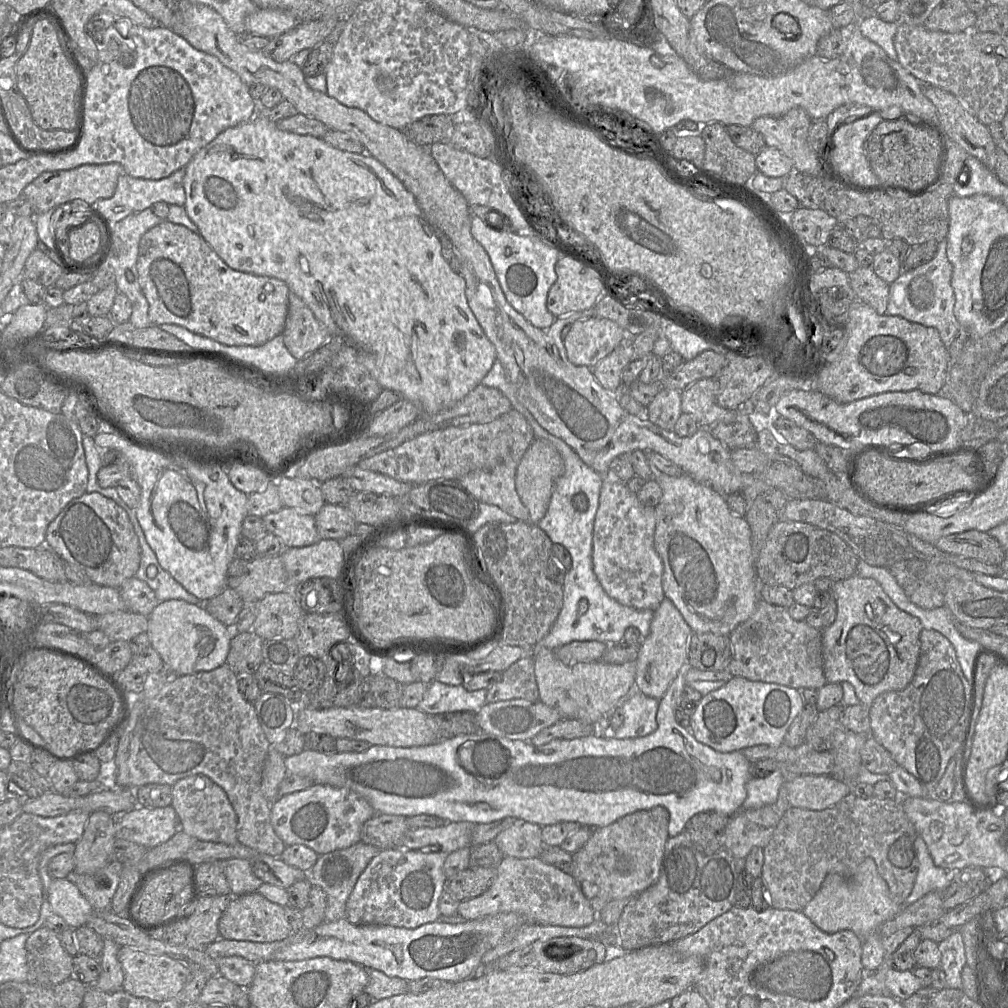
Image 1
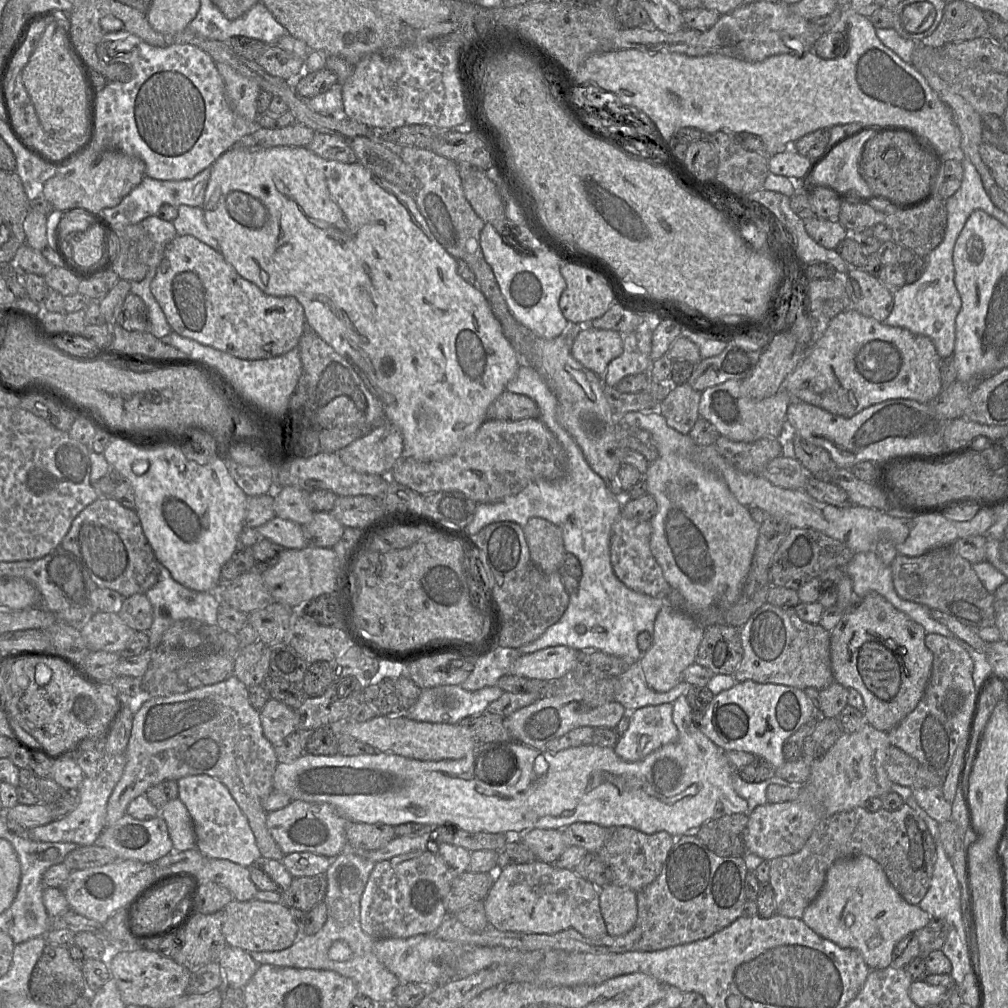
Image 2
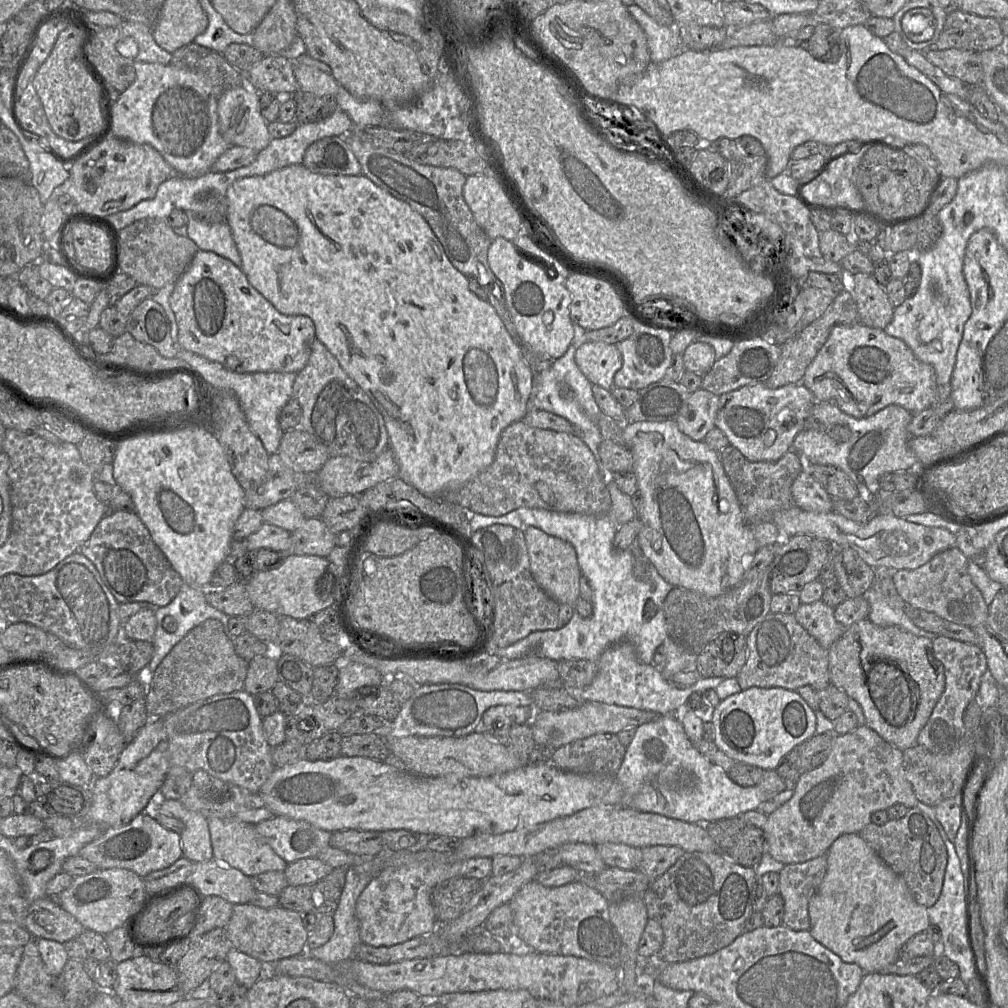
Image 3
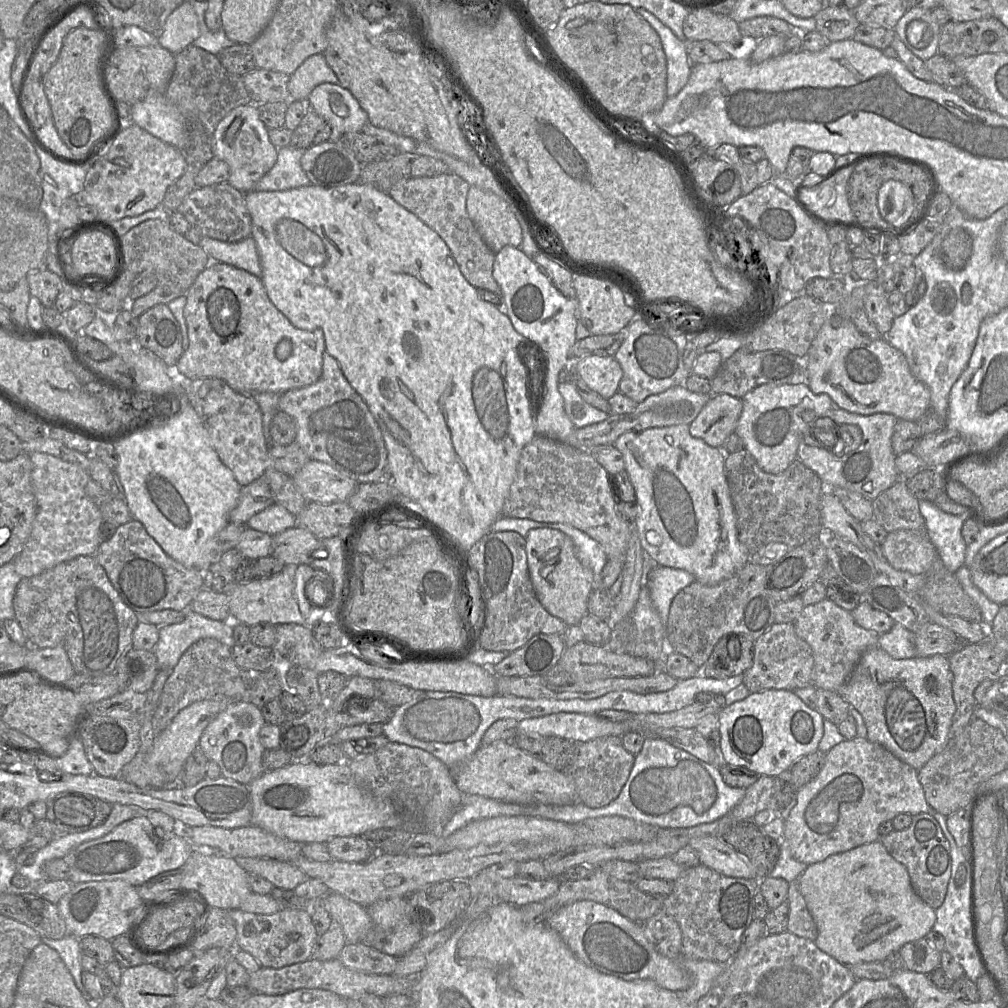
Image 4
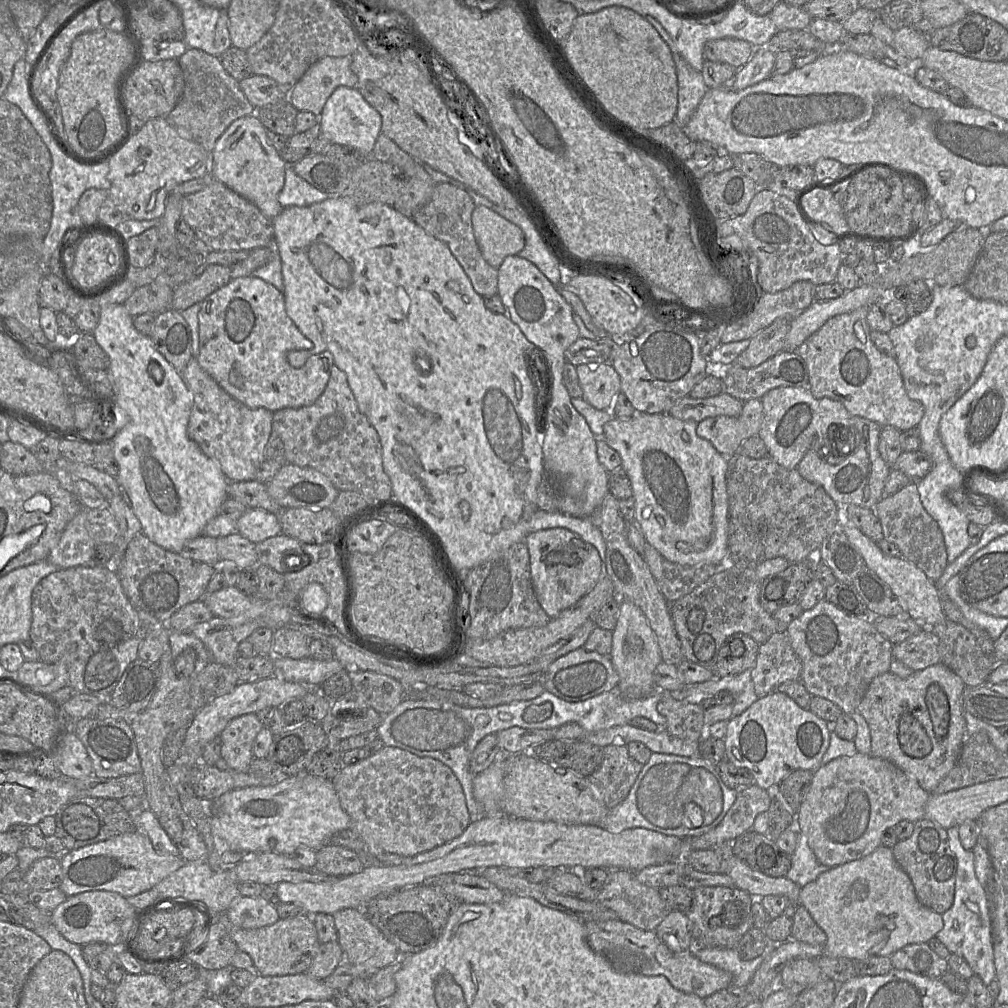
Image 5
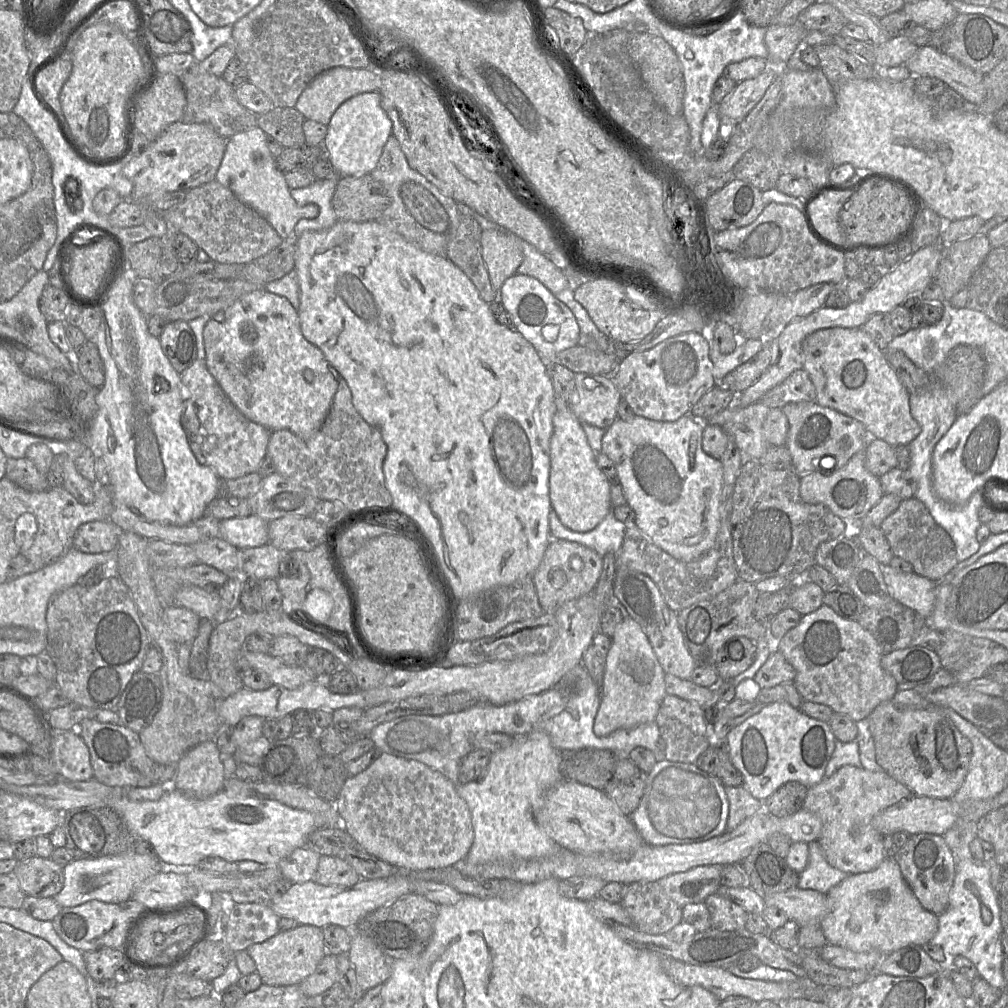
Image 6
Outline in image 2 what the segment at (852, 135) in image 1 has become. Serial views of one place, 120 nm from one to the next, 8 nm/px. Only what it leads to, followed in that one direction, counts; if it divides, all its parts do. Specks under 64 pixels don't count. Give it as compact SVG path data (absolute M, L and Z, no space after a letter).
M861 130L833 146L827 158L815 169L808 191L831 188L842 197L871 201L873 194L859 172L865 144L870 139L869 130Z

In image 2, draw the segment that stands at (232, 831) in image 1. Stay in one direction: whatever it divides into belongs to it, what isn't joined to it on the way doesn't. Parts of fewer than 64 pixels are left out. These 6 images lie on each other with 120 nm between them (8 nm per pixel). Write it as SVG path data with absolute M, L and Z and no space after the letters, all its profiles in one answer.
M209 775L186 776L179 779L177 783L178 799L184 803L193 820L196 848L206 858L225 859L248 868L262 857L246 816L223 783Z

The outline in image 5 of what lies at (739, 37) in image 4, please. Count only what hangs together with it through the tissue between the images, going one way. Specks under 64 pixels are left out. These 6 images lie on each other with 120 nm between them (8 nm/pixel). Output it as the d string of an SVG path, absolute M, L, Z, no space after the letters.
M735 38L711 40L704 47L704 60L723 62L736 70L752 57L755 48L747 41Z

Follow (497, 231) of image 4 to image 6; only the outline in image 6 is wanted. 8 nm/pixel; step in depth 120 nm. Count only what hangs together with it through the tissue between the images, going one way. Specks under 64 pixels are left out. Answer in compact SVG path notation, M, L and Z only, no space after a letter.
M482 230L481 249L493 289L499 292L503 283L517 273L523 252L503 233Z

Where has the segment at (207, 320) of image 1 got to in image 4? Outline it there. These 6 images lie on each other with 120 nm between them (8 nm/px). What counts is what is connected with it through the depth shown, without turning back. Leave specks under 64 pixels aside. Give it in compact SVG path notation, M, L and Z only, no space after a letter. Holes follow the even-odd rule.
M212 261L197 276L185 297L184 317L189 347L179 359L176 372L186 378L216 378L233 390L251 397L258 392L284 394L291 389L309 386L320 378L325 352L323 331L320 328L307 331L293 326L272 303L258 276L229 264ZM284 339L291 342L293 351L289 358L280 360L276 356L276 347Z

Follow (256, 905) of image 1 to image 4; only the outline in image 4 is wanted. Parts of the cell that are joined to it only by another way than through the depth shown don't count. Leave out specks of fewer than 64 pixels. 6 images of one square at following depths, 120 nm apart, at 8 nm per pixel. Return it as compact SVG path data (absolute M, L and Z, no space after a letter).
M238 909L229 910L236 928L235 949L251 954L262 967L282 968L311 958L318 938L309 910L280 909L273 914L255 914Z

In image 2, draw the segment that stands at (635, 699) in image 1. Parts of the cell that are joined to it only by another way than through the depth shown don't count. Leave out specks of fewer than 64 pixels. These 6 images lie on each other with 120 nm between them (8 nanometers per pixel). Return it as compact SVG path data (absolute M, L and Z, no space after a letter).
M673 704L646 706L628 712L629 726L614 748L627 762L643 760L660 747L673 743L678 730L672 720Z

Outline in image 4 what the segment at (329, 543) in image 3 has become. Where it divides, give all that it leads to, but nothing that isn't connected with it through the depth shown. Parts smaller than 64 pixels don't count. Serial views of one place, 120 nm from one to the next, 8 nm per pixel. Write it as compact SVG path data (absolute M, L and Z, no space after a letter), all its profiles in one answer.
M295 526L272 536L271 555L281 561L284 566L289 564L309 565L312 556L313 558L325 558L327 551L321 539L309 530Z

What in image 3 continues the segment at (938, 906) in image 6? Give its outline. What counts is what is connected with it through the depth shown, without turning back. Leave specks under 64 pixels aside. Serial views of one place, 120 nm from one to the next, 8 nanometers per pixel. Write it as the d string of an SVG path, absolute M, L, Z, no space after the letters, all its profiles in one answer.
M909 808L906 815L883 825L873 822L859 832L860 837L906 882L915 901L929 908L938 900L947 866L947 849L932 820L919 808Z

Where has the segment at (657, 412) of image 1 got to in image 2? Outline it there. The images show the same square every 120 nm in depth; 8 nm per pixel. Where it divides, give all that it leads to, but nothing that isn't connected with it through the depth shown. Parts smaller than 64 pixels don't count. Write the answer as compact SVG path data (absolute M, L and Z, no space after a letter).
M687 383L671 385L668 395L659 405L658 412L665 418L669 427L683 435L689 435L700 417L700 397L701 392L694 390Z

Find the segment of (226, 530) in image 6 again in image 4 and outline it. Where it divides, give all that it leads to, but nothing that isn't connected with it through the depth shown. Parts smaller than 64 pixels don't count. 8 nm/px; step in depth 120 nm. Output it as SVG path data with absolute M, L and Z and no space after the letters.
M273 504L253 515L246 527L274 536L297 526L297 517L281 505Z

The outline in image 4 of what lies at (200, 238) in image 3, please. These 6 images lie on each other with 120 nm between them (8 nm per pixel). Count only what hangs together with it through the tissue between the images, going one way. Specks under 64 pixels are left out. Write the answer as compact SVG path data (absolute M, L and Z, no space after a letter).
M202 236L199 246L211 261L232 265L260 278L262 272L260 258L251 236L232 243Z

